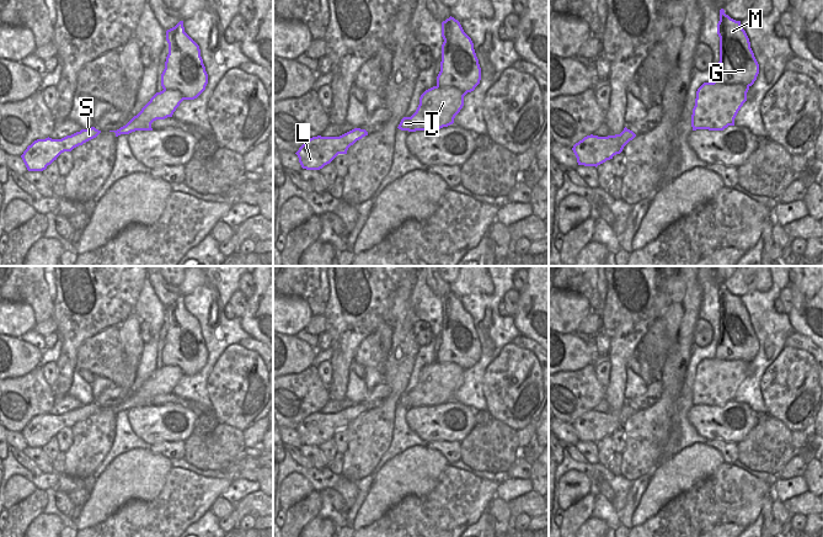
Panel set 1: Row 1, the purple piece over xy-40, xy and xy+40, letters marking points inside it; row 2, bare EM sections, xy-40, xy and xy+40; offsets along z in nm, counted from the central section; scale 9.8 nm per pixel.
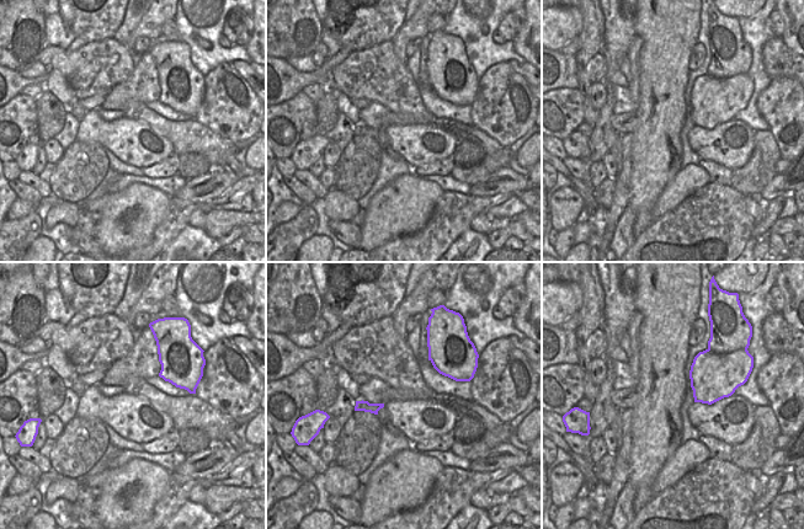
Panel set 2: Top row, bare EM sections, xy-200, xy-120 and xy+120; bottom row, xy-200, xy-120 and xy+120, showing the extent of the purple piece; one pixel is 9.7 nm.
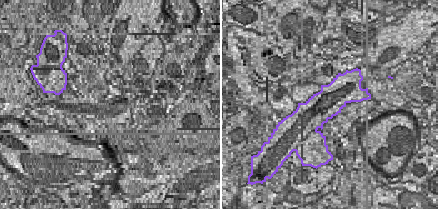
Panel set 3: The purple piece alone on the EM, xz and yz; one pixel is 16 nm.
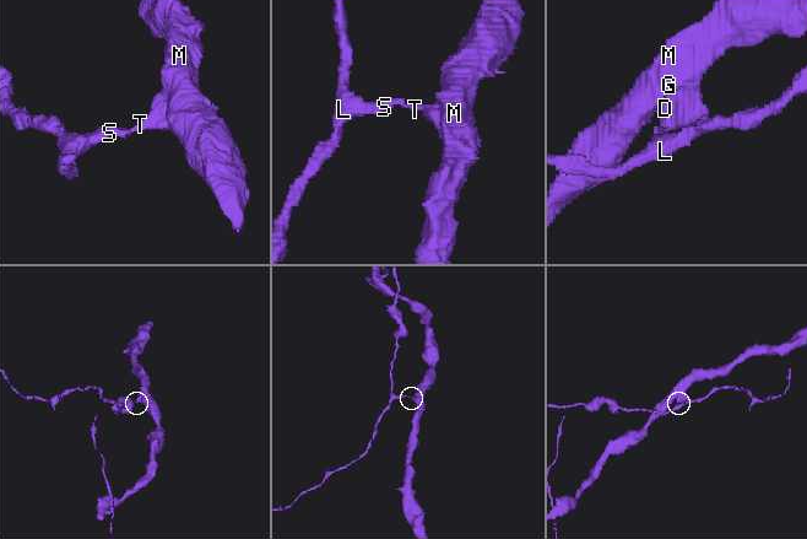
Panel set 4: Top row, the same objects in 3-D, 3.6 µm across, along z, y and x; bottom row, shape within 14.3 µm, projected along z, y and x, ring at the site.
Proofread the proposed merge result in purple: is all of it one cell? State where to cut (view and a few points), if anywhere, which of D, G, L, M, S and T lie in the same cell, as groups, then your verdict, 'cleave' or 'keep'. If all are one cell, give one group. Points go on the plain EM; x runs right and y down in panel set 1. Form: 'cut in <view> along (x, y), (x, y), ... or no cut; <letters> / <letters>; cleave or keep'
cut in xy+40 along (715, 356), (721, 360), (744, 360), (748, 362); D L S T / G M; cleave

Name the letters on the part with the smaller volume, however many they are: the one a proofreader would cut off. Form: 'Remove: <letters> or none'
Remove: D, L, S, T

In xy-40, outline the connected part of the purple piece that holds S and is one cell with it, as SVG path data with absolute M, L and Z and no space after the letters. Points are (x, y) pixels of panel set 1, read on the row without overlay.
M91 403L81 405L62 415L37 415L21 431L28 447L43 447L64 427L71 427L74 424L96 414L101 406Z

